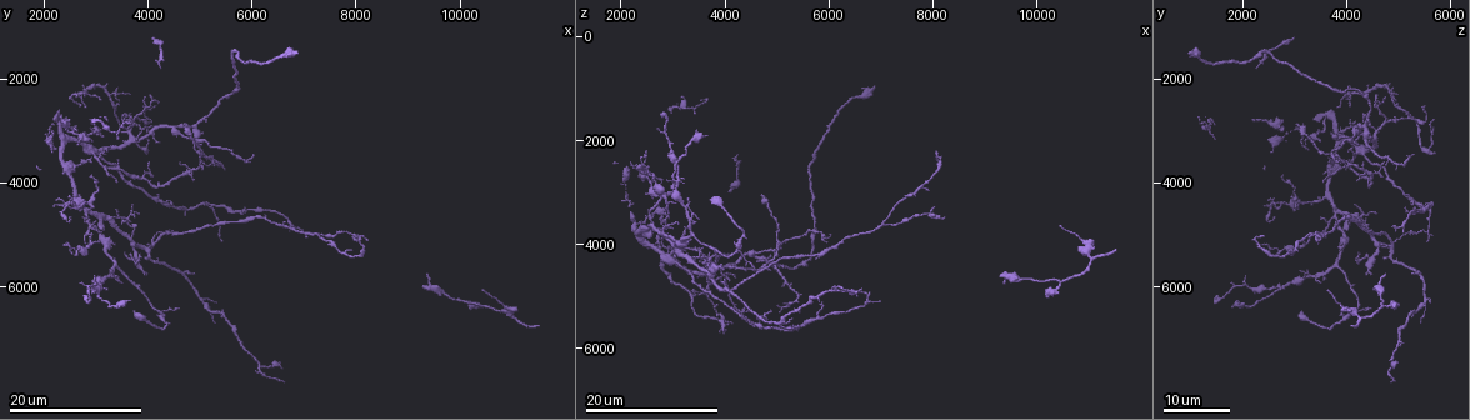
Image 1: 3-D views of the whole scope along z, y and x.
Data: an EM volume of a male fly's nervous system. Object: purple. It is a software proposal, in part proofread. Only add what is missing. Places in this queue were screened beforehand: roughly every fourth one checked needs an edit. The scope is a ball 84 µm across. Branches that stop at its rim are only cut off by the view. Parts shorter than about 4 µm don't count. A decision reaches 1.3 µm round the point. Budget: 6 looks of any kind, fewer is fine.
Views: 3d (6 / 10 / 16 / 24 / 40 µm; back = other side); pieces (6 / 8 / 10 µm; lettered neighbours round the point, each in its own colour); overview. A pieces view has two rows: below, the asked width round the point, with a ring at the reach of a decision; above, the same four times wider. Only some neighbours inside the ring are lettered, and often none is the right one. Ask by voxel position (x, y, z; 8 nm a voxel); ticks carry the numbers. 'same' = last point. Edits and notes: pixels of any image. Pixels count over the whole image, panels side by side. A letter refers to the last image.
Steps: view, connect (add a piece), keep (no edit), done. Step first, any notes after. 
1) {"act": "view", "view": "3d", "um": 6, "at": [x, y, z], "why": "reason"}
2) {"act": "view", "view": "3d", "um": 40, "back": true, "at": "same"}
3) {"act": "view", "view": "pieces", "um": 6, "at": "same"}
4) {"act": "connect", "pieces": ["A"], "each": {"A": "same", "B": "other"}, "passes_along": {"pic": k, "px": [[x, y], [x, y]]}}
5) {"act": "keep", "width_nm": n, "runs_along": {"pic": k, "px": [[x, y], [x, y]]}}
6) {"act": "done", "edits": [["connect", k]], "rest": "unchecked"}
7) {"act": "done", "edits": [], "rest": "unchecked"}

{"act": "view", "view": "3d", "um": 24, "at": [2850, 6300, 1450], "why": "thick end"}

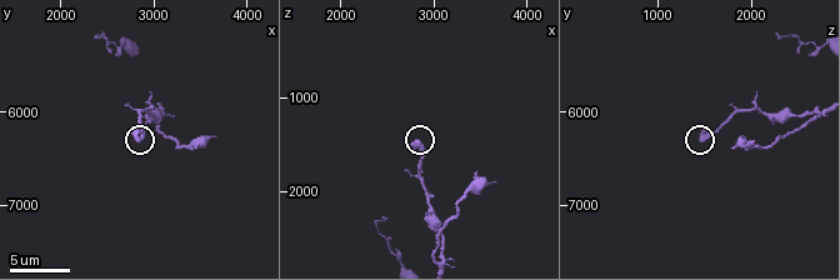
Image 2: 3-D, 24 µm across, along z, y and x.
{"act": "view", "view": "3d", "um": 6, "at": [2850, 6300, 1500], "why": "closer look"}

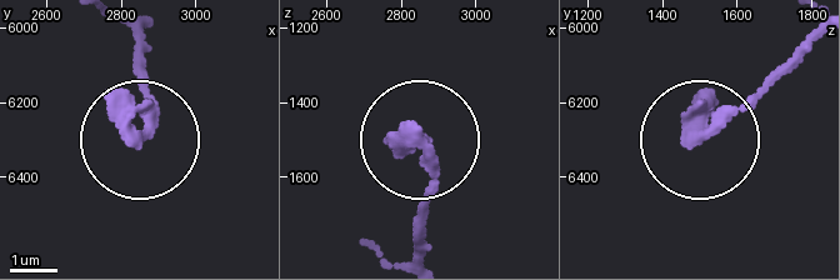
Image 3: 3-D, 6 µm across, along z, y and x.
{"act": "view", "view": "pieces", "um": 10, "at": [2840, 6310, 1480]}

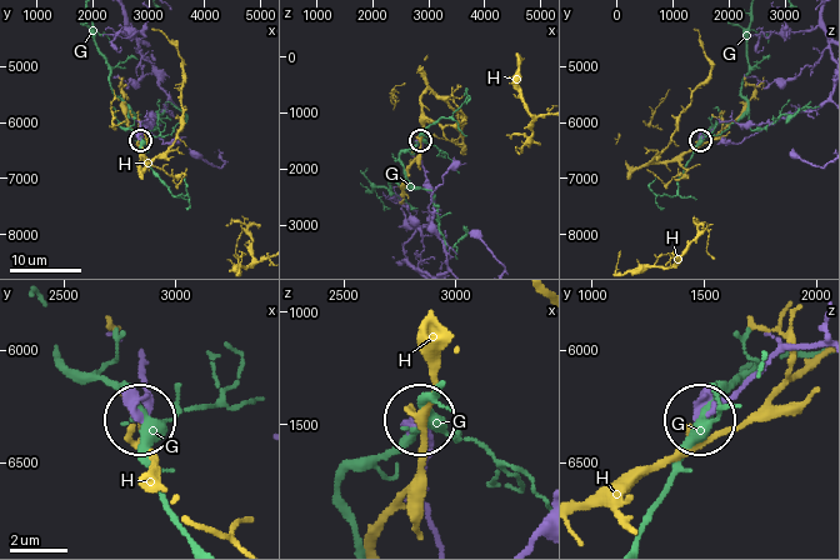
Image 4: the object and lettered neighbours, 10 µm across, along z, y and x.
{"act": "keep", "each": {"G": "other", "H": "other"}, "runs_along": {"pic": 4, "px": [[818, 346], [781, 349], [705, 416]]}, "found": "no lettered piece goes on from it"}

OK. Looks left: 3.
{"act": "view", "view": "pieces", "um": 8, "at": [3650, 6250, 1900], "why": "tapers out"}

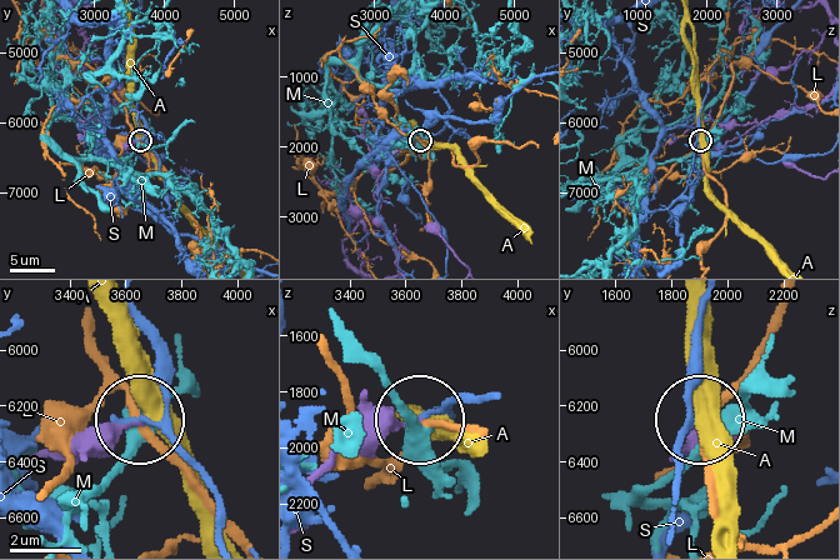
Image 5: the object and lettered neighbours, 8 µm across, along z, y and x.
{"act": "keep", "width_nm": 140, "each": {"A": "other", "L": "other", "M": "other", "S": "other"}, "found": "none of them fits"}

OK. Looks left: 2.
{"act": "view", "view": "3d", "um": 24, "at": [2750, 4750, 3550], "why": "free end"}

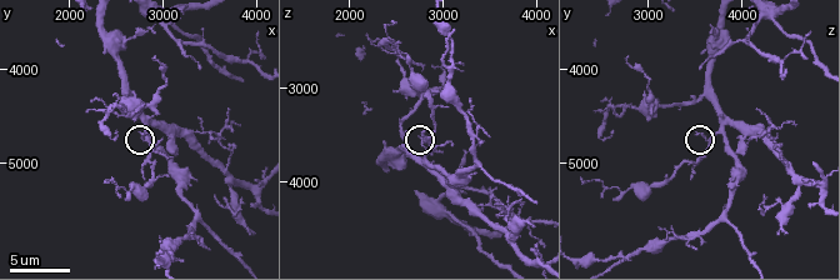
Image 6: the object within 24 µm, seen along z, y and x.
{"act": "view", "view": "pieces", "um": 10, "at": [2800, 4700, 3500]}

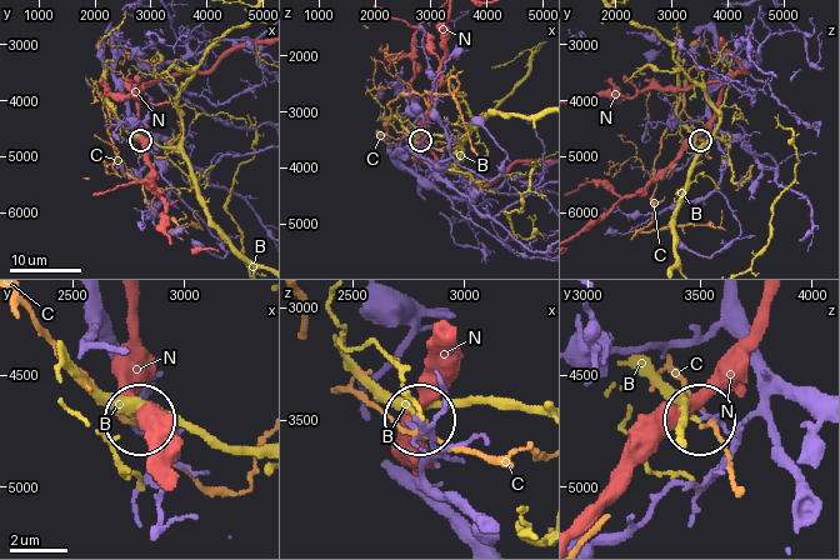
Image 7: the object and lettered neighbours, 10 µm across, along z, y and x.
{"act": "keep", "width_nm": 160, "each": {"B": "other", "C": "other", "N": "other"}, "found": "none of them fits"}

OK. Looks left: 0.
{"act": "done", "edits": [], "rest": "unchecked"}

